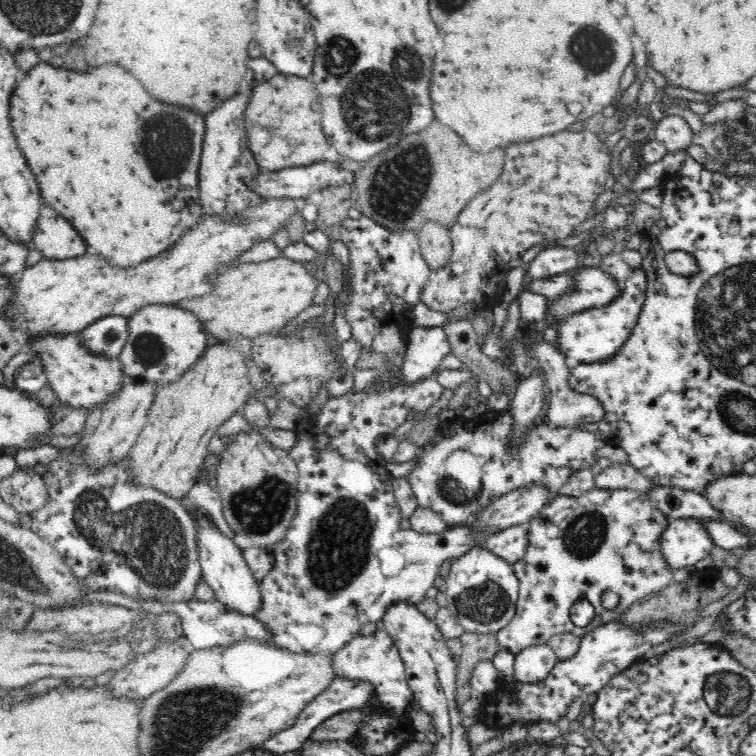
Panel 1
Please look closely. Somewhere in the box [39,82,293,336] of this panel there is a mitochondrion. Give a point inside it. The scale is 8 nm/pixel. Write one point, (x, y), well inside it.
(167, 140)

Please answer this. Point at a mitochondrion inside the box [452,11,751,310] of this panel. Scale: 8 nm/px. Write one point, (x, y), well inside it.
(588, 46)

